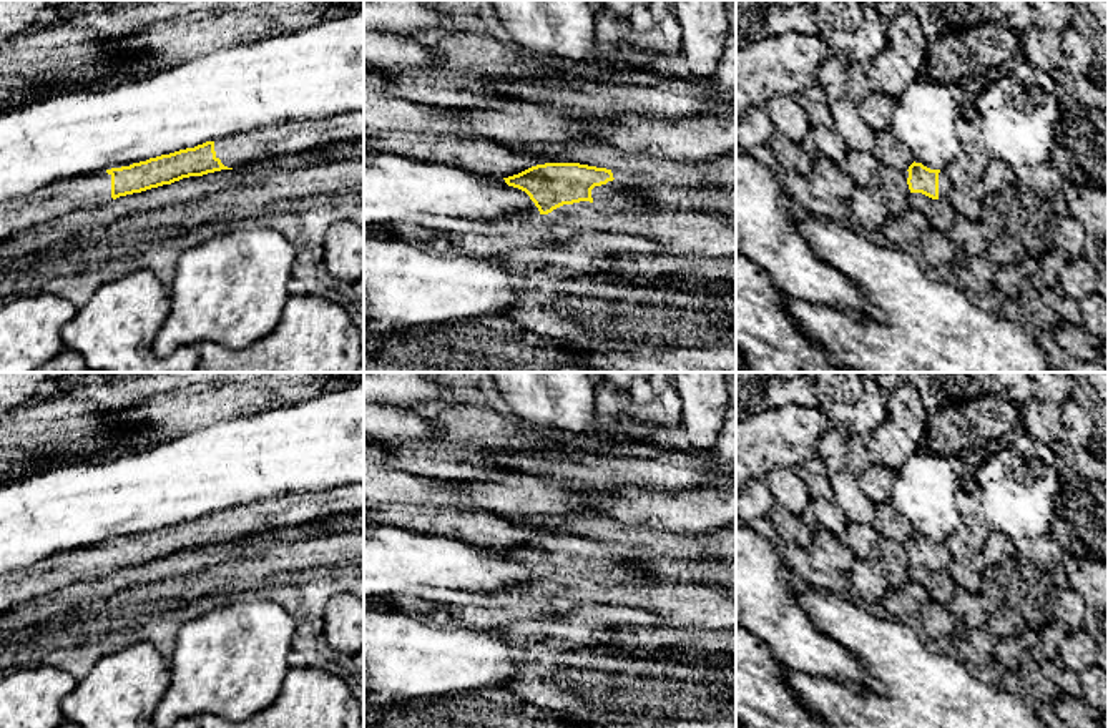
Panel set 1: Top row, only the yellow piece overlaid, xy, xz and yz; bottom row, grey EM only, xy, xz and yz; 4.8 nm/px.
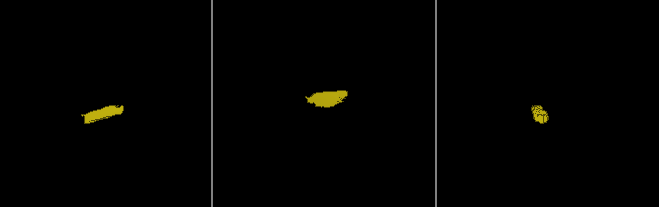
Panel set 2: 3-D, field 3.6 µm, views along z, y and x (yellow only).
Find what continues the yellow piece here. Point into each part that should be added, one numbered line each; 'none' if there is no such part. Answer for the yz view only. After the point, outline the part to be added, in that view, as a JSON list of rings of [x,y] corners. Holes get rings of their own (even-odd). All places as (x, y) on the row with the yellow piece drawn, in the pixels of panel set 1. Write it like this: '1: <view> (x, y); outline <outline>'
1: yz (944, 183); outline [[[944,170],[939,173],[939,198],[947,198],[947,193],[952,189],[952,183]]]

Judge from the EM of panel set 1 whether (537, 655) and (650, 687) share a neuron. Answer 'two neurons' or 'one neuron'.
one neuron

